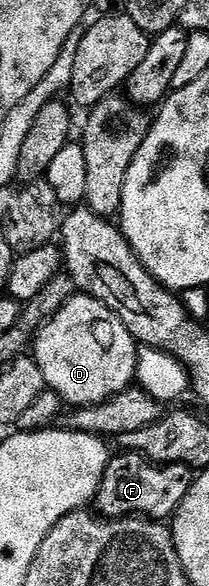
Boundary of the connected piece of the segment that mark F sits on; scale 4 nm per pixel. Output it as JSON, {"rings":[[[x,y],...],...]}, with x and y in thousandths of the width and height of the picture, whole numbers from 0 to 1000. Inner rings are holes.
{"rings":[[[627,768],[579,773],[579,778],[541,776],[522,783],[517,802],[459,838],[455,872],[498,884],[703,884],[751,891],[837,881],[842,867],[919,828],[923,800],[880,792],[751,795]]]}

